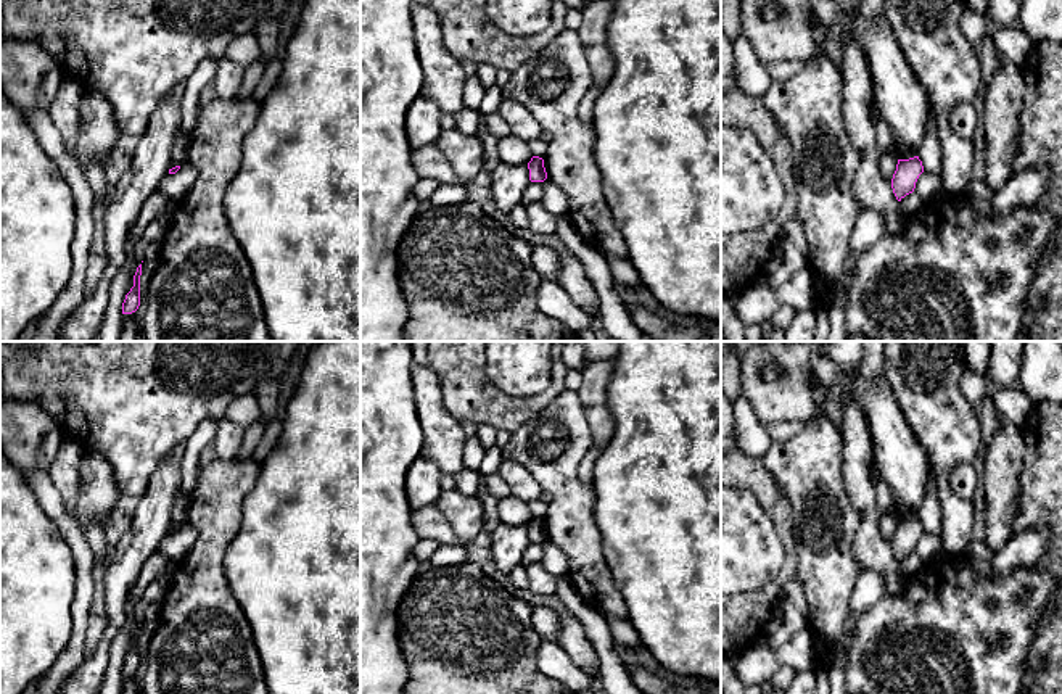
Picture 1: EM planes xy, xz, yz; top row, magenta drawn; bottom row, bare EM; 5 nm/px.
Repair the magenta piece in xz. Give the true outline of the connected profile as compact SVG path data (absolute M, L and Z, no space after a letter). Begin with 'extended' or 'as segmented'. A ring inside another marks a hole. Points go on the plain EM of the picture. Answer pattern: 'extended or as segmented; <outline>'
as segmented; M533 517L531 522L528 523L528 530L529 530L531 543L544 543L547 539L547 533L545 533L542 518Z

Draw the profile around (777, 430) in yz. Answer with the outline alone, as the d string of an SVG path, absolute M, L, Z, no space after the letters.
M811 420L806 422L772 422L763 423L772 441L785 441L798 435Z

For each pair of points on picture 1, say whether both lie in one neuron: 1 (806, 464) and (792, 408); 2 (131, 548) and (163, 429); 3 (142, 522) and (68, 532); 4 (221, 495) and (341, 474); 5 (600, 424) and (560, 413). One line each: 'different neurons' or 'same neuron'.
1: different neurons
2: different neurons
3: different neurons
4: different neurons
5: different neurons

